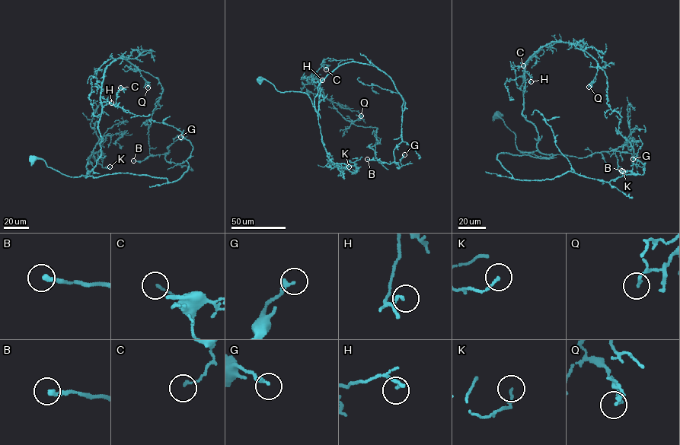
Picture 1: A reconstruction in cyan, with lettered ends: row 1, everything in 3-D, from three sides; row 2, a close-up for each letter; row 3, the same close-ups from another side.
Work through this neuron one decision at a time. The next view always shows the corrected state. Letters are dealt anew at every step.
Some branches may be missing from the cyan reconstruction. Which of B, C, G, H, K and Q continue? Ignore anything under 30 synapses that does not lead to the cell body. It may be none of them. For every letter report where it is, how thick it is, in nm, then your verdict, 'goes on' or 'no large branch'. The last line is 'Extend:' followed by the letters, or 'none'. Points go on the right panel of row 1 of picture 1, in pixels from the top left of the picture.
B: at (621, 170); 260 nm thick; no large branch
C: at (523, 65); 120 nm thick; no large branch
G: at (633, 159); 200 nm thick; no large branch
H: at (531, 81); 90 nm thick; no large branch
K: at (623, 171); 130 nm thick; no large branch
Q: at (589, 87); 150 nm thick; no large branch
Extend: none

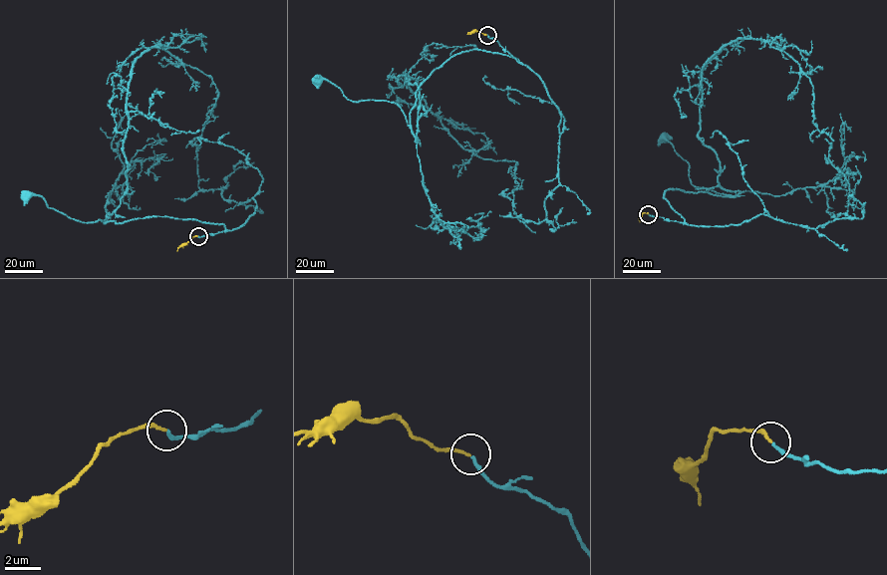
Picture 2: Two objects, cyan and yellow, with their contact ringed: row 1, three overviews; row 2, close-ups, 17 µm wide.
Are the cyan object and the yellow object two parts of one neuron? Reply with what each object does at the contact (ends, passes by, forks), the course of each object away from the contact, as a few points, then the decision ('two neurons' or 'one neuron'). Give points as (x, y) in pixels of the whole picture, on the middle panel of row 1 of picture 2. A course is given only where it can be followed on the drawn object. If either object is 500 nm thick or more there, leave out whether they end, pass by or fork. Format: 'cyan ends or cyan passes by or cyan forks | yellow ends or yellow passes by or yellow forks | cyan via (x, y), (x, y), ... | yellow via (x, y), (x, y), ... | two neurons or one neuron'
cyan ends | yellow ends | cyan via (487, 35), (520, 64), (477, 49), (450, 56), (417, 92), (415, 137), (397, 105), (352, 101), (318, 80) | yellow via (487, 35), (479, 31), (467, 34) | one neuron

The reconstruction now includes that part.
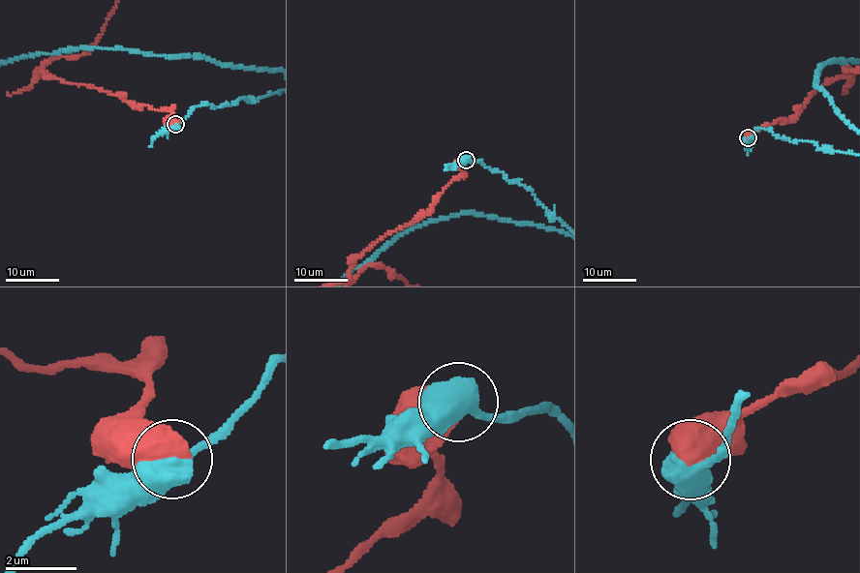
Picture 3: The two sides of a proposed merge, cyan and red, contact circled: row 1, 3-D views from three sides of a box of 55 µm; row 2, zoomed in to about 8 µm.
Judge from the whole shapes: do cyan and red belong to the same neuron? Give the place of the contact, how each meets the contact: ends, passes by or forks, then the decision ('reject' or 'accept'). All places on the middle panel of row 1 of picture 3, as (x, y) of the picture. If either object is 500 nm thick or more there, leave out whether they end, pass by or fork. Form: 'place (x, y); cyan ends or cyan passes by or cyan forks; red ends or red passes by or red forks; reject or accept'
place (466, 160); reject

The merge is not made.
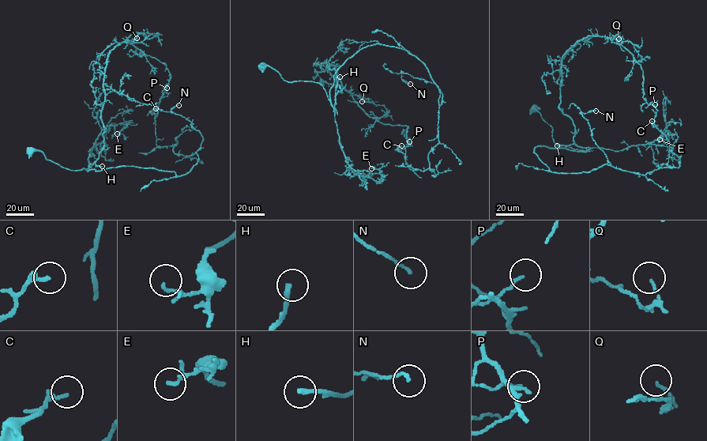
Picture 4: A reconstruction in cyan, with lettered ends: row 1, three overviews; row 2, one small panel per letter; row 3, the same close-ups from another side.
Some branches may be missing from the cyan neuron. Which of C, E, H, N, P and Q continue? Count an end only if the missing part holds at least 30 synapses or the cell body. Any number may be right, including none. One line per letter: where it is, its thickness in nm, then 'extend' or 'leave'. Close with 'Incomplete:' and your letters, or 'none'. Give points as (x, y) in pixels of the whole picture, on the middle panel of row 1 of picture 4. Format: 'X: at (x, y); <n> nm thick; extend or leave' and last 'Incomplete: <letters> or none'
C: at (401, 145); 240 nm thick; leave
E: at (371, 168); 80 nm thick; leave
H: at (340, 77); 200 nm thick; extend
N: at (410, 84); 130 nm thick; leave
P: at (409, 141); 130 nm thick; leave
Q: at (362, 101); 100 nm thick; leave
Incomplete: H

